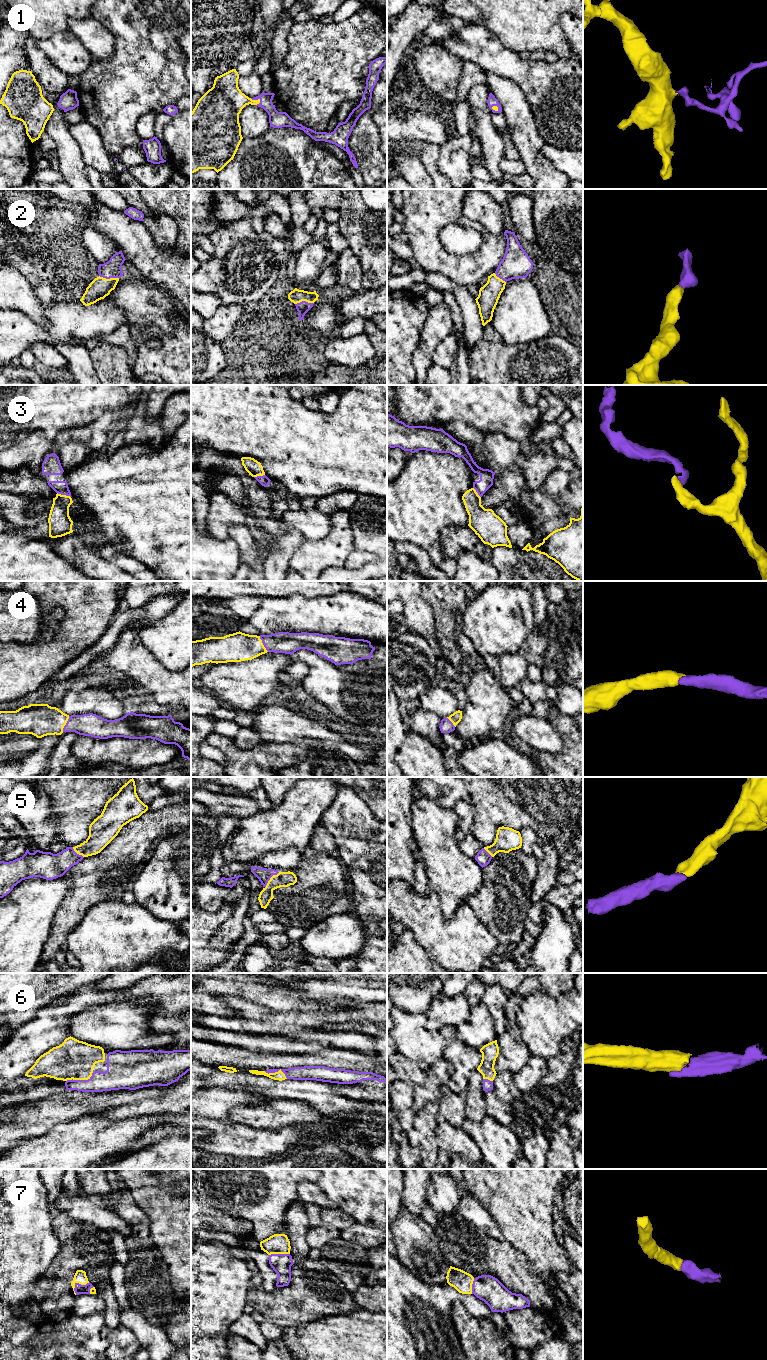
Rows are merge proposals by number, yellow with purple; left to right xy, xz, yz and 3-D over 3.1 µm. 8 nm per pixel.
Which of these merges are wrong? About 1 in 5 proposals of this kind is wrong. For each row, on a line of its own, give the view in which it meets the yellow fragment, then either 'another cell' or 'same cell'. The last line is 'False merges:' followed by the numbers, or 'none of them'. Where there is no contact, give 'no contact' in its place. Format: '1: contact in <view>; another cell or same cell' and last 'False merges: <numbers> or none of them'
1: contact in xz; same cell
2: contact in xy; same cell
3: contact in xy; same cell
4: contact in xy; same cell
5: contact in xz; same cell
6: contact in xy; same cell
7: contact in xy; same cell
False merges: none of them

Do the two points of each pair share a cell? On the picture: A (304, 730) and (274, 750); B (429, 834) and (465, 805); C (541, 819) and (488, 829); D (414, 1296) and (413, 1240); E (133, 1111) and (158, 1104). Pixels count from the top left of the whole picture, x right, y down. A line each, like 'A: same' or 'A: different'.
A: different
B: different
C: same
D: different
E: same

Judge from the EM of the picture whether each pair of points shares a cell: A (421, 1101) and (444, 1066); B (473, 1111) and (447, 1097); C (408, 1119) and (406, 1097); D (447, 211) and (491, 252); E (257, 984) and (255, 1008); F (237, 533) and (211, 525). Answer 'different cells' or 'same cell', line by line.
A: same cell
B: different cells
C: same cell
D: same cell
E: different cells
F: different cells

